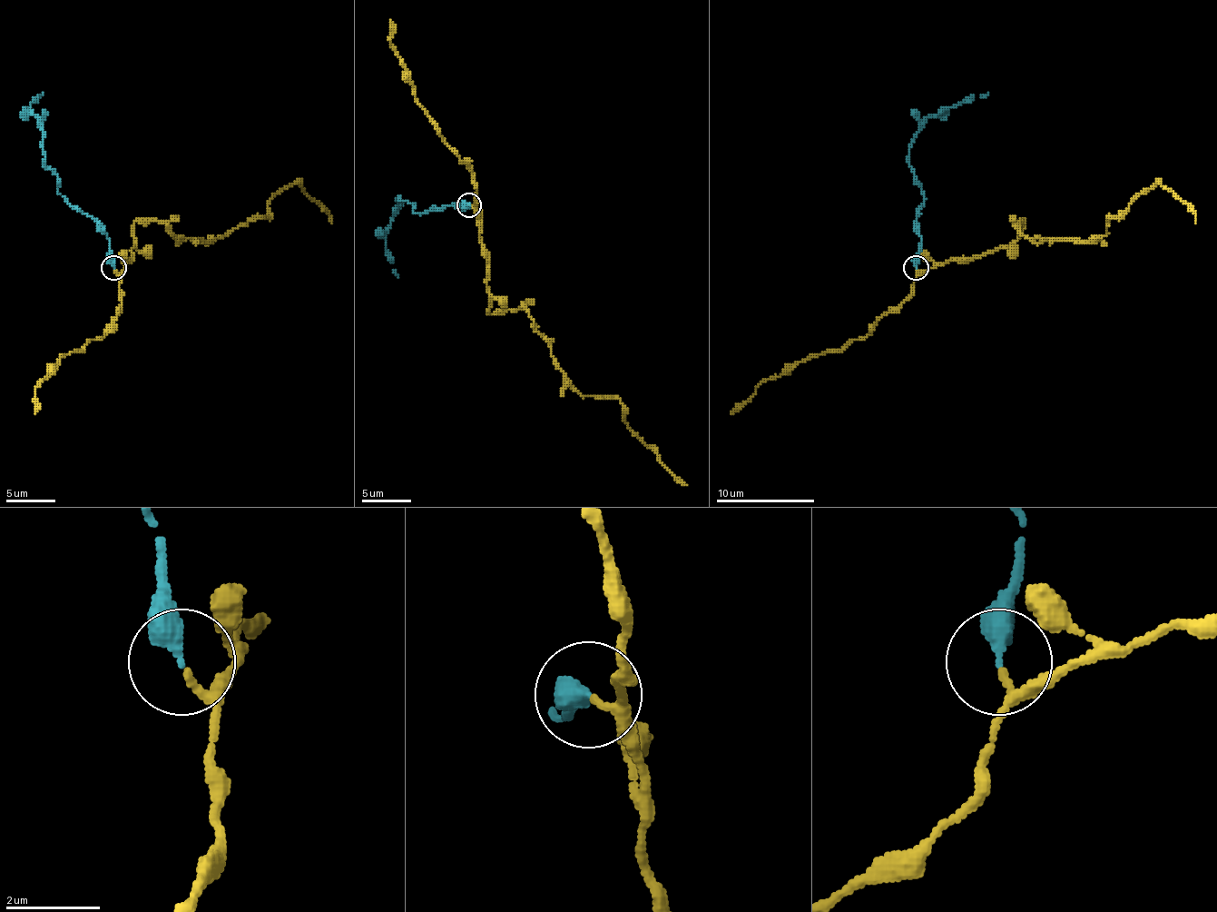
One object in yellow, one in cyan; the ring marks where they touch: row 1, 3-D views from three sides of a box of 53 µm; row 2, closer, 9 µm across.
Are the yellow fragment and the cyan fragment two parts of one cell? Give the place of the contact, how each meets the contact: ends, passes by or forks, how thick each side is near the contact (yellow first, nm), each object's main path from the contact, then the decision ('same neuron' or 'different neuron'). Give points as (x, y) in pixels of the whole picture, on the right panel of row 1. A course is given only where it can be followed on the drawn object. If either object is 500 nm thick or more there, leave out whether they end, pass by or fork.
at (916, 267); yellow passes by; cyan ends there; 120 nm thick on the yellow side, 400 nm on the other; yellow runs (917, 268), (1007, 248), (1020, 221), (1025, 235), (1094, 241), (1109, 218), (1161, 183), (1195, 223); cyan runs (917, 268), (918, 233), (917, 216), (924, 193), (908, 163), (908, 146), (928, 117), (988, 92); same neuron

